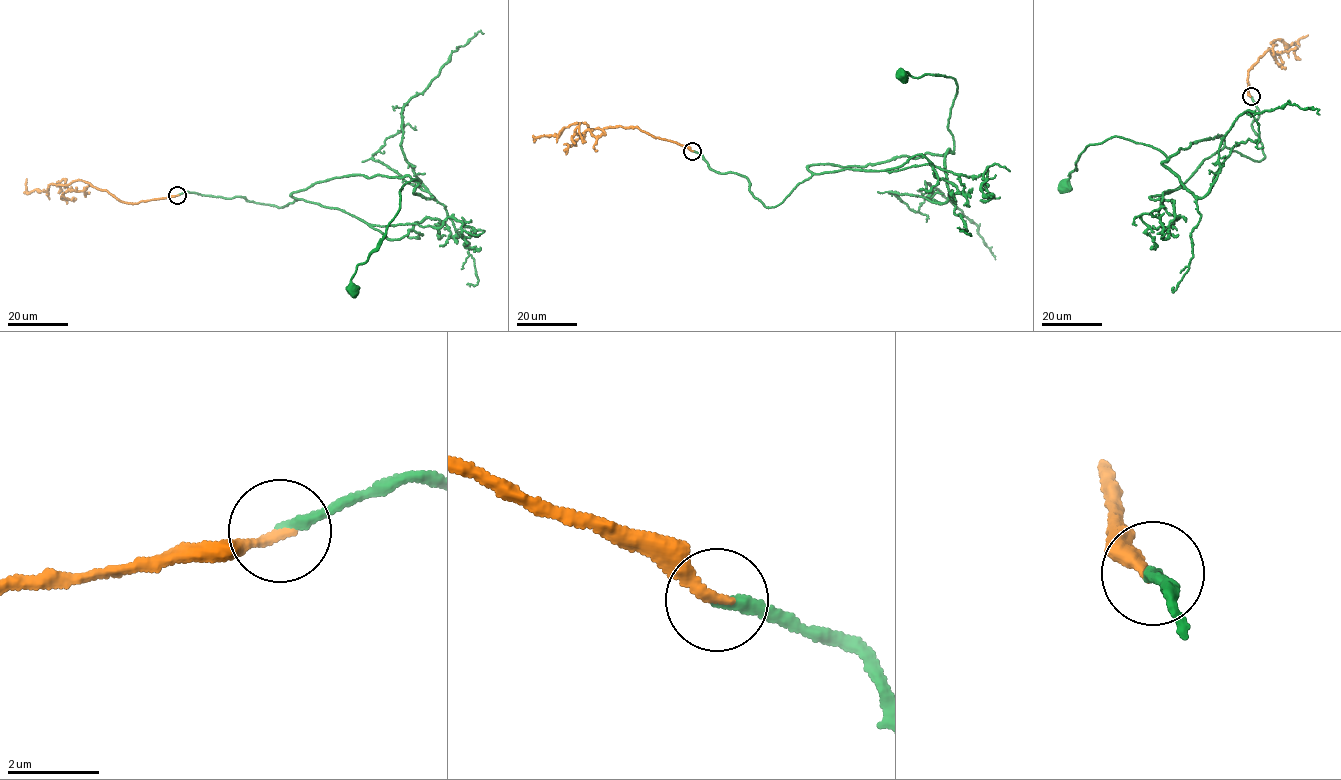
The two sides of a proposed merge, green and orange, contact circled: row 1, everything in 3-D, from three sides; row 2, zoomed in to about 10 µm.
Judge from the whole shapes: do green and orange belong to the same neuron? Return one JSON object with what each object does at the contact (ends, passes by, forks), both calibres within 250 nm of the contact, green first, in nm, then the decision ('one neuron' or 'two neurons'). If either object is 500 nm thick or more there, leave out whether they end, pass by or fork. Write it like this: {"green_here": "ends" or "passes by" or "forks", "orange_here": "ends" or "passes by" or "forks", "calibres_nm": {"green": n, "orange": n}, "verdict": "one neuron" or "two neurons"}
{"green_here": "ends", "orange_here": "ends", "calibres_nm": {"green": 240, "orange": 240}, "verdict": "one neuron"}

